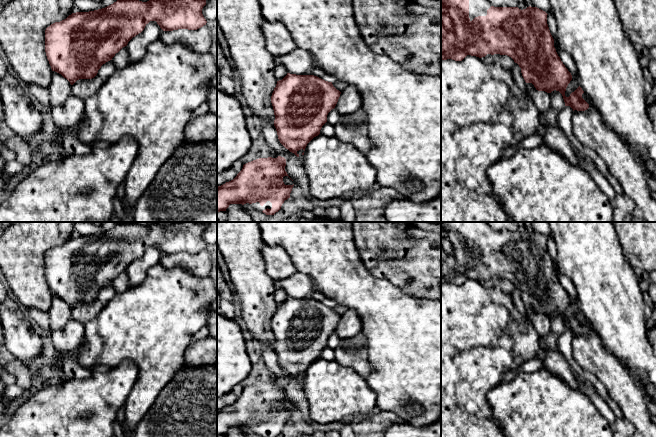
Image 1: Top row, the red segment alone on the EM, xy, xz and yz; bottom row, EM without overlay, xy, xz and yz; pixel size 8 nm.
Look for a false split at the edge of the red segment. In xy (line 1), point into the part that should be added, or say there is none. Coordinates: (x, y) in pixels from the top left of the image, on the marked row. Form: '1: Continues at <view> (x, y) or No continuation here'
1: No continuation here

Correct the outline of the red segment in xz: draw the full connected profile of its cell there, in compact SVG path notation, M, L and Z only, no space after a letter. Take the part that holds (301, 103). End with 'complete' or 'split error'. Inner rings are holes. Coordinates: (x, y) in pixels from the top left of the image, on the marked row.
M287 73L282 80L277 81L271 96L271 103L275 115L274 126L280 143L299 157L297 152L301 149L305 151L307 144L320 134L322 126L327 122L327 115L335 108L340 94L341 92L333 86L332 82L325 81L314 75L296 75Z | complete

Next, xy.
M117 0L113 4L94 11L76 12L66 19L51 24L45 30L45 52L52 71L61 74L71 85L79 79L92 79L103 64L112 60L116 53L141 33L150 21L156 21L163 31L178 29L197 30L207 21L202 14L206 0Z | complete

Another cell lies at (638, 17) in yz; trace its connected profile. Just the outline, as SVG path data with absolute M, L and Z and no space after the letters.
M614 0L629 40L639 47L656 47L656 0Z

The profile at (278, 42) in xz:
M263 19L261 29L265 38L265 48L273 57L285 56L297 48L283 23Z

